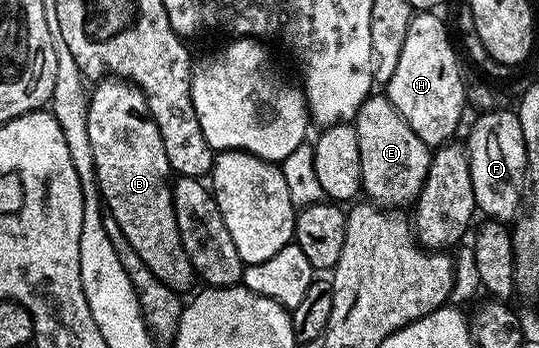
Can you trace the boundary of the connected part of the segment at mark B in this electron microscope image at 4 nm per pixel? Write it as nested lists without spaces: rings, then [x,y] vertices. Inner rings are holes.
[[[104,77],[90,88],[89,98],[87,101],[87,124],[89,125],[89,149],[93,149],[93,165],[95,166],[95,182],[99,188],[99,198],[106,211],[113,215],[114,220],[121,227],[121,231],[125,233],[125,238],[133,245],[133,250],[145,261],[145,265],[149,267],[149,272],[154,277],[168,286],[169,289],[178,293],[185,293],[194,283],[197,283],[195,267],[189,261],[189,253],[185,253],[185,245],[181,245],[181,233],[177,229],[177,217],[175,216],[175,206],[173,205],[173,172],[169,165],[169,157],[165,153],[165,141],[161,141],[161,129],[157,129],[157,125],[151,120],[149,113],[149,105],[147,98],[144,97],[142,89],[136,83],[129,79],[121,79],[118,77]]]

